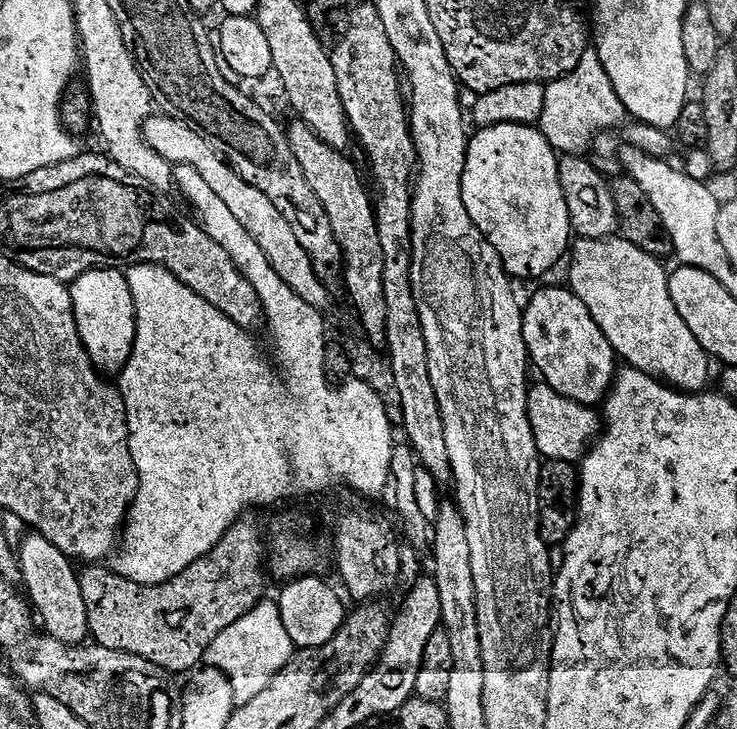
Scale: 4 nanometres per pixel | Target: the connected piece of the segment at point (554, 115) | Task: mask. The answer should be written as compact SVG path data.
M589 46L578 66L570 70L566 76L551 81L545 87L546 106L542 106L542 118L539 129L542 135L560 154L584 154L591 146L592 139L607 128L619 129L625 123L626 113L618 94L614 94L614 86L610 82L610 74L606 74L606 66L598 58L595 47Z

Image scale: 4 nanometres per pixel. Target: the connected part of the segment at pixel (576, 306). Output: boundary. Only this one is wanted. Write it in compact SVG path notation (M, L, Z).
M568 286L563 288L544 288L541 292L536 292L532 296L532 301L526 304L523 309L524 313L524 337L526 338L526 346L528 347L528 358L533 369L536 368L541 372L543 383L550 385L552 389L558 394L562 394L566 398L570 398L574 402L579 404L587 404L589 406L600 406L603 405L607 395L612 390L612 382L616 379L618 371L618 357L610 342L607 341L606 335L603 334L602 330L599 329L598 324L594 318L591 317L590 312L586 308L586 305L580 298L578 298L572 289Z

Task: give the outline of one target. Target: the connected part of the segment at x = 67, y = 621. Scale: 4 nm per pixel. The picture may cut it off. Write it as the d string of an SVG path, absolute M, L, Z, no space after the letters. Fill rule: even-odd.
M39 534L25 535L18 548L20 574L23 591L34 609L35 615L44 623L43 631L53 636L58 642L66 642L73 646L80 646L89 639L88 611L86 598L80 585L80 577L73 561L58 546Z

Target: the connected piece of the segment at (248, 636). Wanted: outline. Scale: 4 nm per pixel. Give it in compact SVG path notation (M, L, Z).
M255 618L238 621L235 628L222 633L208 647L207 663L216 671L228 677L234 690L237 705L250 702L250 698L258 698L266 686L280 671L284 669L294 655L294 647L286 628L279 619L254 620Z

